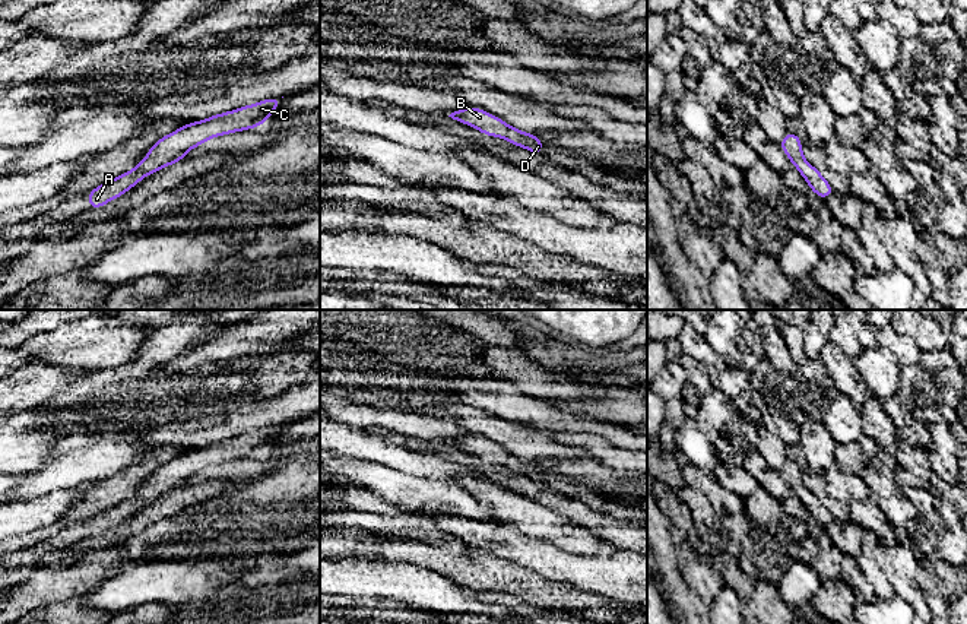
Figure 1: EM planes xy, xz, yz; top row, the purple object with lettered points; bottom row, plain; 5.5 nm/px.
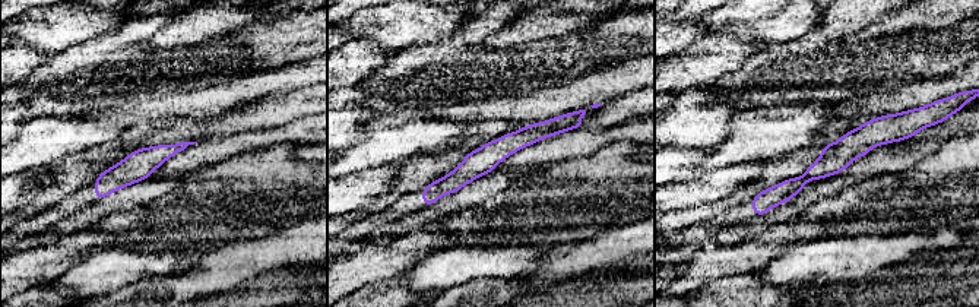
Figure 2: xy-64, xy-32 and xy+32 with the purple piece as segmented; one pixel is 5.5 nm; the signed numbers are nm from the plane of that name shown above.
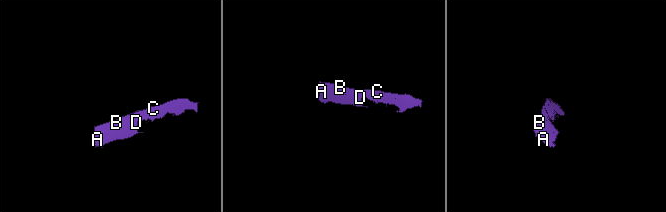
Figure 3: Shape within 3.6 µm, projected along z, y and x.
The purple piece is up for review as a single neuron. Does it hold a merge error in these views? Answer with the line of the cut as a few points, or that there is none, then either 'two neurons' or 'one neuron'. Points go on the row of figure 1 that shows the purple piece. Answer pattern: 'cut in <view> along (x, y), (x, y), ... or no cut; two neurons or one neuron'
no cut; one neuron

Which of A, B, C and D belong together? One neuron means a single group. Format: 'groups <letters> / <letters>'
groups A B C D

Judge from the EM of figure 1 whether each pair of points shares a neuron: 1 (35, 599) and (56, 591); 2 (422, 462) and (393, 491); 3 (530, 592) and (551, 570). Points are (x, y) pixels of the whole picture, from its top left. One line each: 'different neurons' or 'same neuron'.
1: same neuron
2: different neurons
3: different neurons

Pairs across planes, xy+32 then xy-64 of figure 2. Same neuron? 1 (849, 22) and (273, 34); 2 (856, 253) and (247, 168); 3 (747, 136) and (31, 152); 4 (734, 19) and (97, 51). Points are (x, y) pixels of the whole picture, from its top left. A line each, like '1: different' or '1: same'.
1: different
2: different
3: same
4: different

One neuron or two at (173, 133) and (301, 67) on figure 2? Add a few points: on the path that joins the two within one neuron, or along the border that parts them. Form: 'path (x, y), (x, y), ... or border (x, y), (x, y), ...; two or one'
border (235, 105), (209, 117), (170, 119); two

